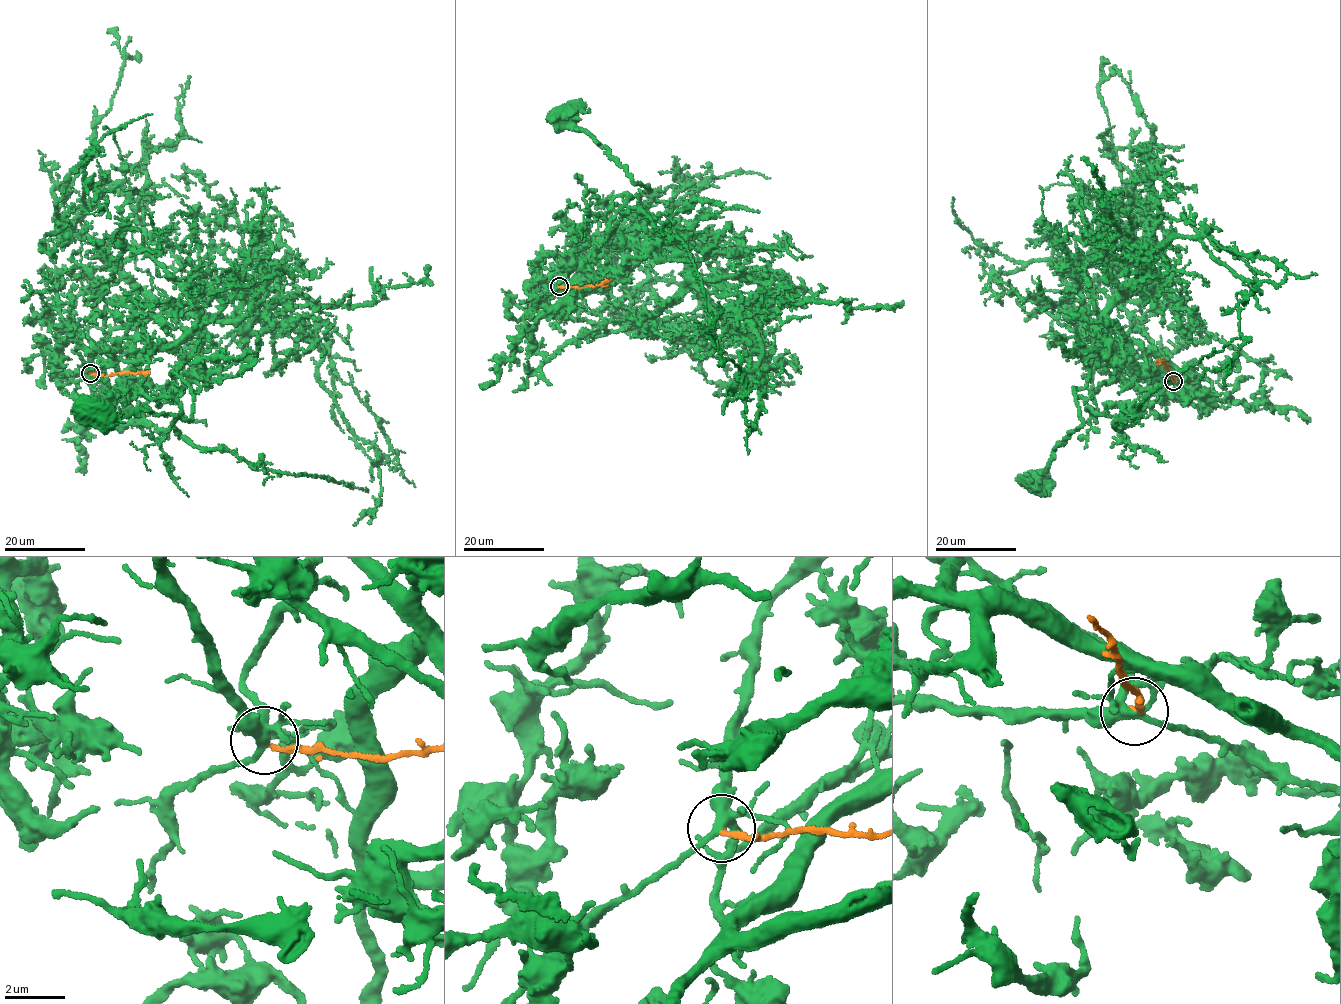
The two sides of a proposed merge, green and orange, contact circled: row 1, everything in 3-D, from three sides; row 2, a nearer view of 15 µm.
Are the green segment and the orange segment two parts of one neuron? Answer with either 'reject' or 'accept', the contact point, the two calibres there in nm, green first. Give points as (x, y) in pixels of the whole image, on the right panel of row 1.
reject | (1173, 381) | 320/180 nm

